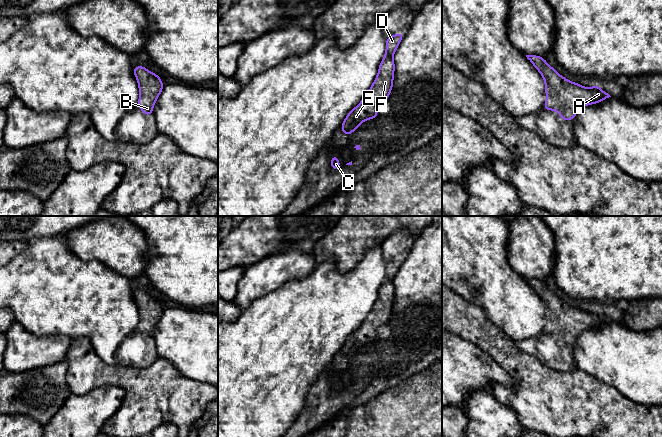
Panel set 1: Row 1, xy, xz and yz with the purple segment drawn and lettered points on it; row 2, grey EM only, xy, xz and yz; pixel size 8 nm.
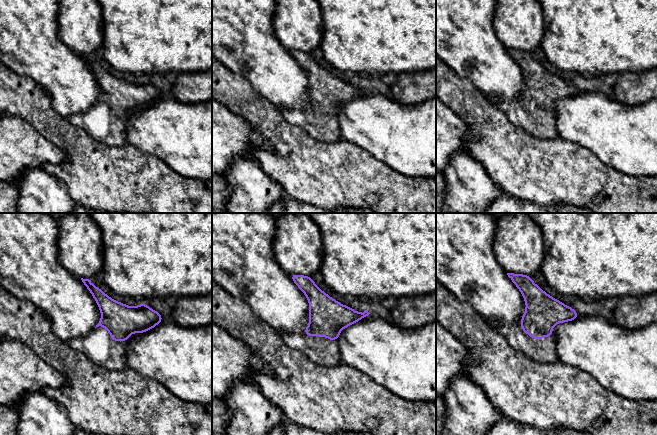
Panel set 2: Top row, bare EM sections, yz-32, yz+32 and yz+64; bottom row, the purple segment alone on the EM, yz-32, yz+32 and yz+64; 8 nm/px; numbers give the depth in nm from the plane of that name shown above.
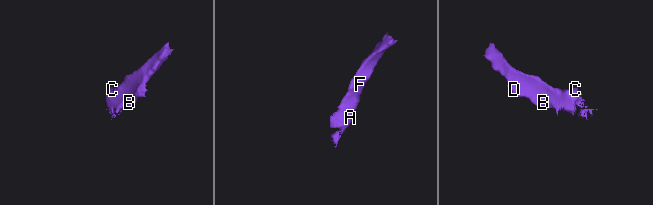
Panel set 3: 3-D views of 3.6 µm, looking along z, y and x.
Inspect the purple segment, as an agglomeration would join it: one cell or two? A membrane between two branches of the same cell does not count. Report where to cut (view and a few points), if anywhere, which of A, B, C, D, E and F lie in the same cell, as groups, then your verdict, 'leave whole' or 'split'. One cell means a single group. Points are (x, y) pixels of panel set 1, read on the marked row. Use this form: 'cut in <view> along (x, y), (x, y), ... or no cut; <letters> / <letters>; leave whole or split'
no cut; A B C D E F; leave whole

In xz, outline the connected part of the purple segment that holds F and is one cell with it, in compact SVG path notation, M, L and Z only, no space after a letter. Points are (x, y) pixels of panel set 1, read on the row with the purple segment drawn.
M401 32L386 38L385 56L379 64L379 71L372 86L362 101L347 114L340 126L340 129L348 137L355 129L359 128L362 122L372 118L379 118L377 105L388 100L392 91L395 70L393 55L403 36L404 32Z

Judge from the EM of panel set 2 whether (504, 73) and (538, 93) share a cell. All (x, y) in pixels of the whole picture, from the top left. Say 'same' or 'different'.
different

